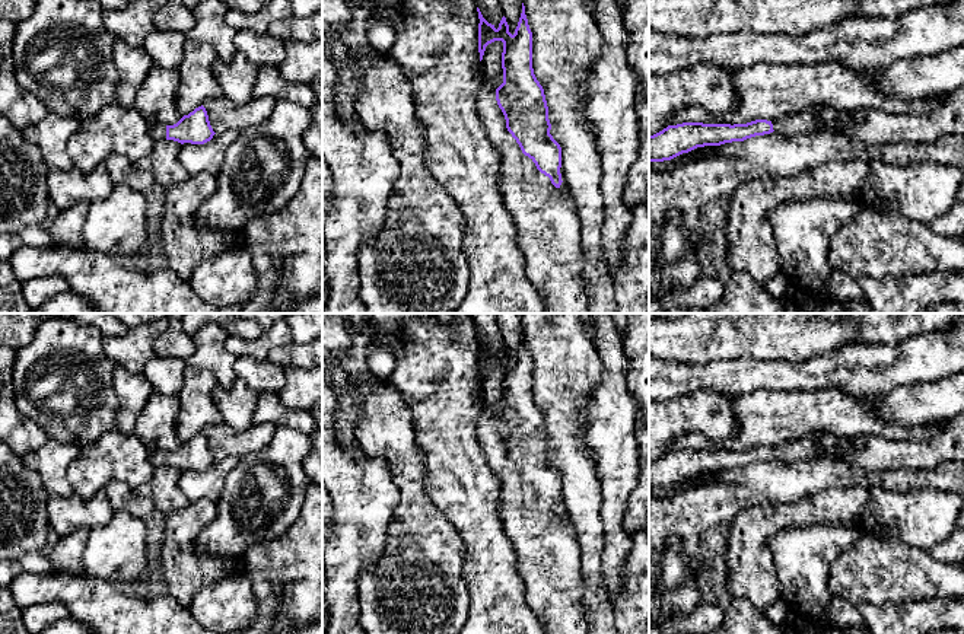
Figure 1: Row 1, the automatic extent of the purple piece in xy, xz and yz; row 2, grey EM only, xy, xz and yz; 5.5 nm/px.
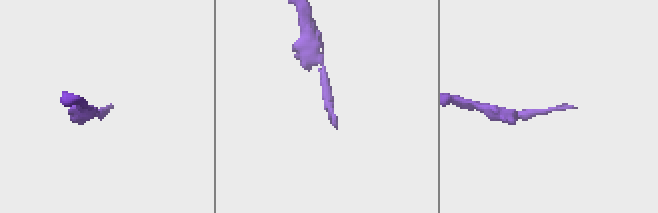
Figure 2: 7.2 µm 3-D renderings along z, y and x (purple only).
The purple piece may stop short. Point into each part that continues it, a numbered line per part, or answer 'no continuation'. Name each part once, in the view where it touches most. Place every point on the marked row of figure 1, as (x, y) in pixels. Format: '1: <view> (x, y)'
1: xz (549, 231)

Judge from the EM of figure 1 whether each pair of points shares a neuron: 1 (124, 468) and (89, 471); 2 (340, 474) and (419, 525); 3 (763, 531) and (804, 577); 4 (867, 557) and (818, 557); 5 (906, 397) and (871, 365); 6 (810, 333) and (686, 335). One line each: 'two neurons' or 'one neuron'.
1: one neuron
2: two neurons
3: two neurons
4: two neurons
5: two neurons
6: one neuron

